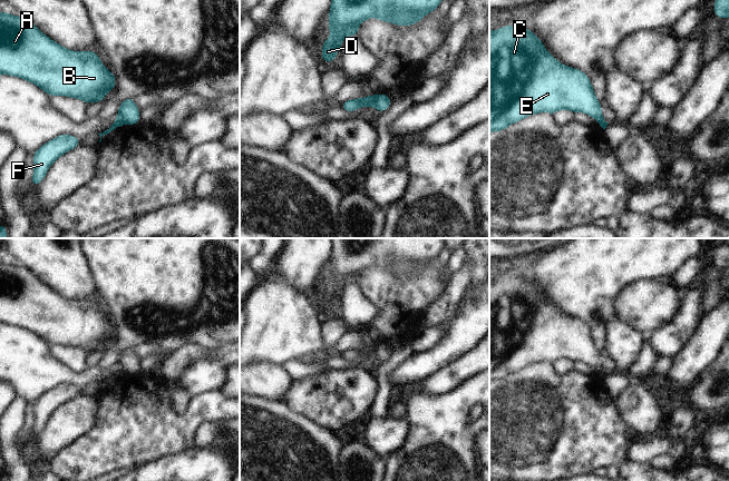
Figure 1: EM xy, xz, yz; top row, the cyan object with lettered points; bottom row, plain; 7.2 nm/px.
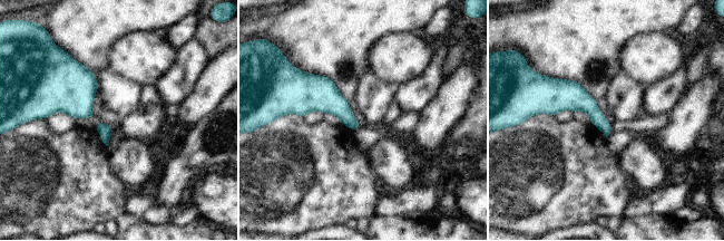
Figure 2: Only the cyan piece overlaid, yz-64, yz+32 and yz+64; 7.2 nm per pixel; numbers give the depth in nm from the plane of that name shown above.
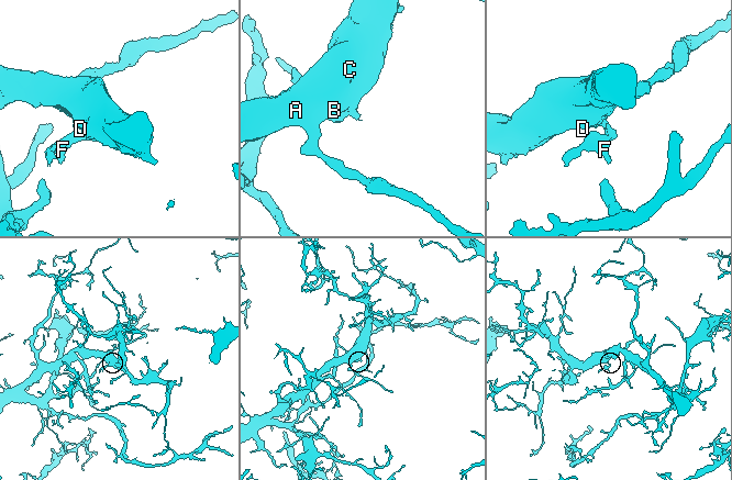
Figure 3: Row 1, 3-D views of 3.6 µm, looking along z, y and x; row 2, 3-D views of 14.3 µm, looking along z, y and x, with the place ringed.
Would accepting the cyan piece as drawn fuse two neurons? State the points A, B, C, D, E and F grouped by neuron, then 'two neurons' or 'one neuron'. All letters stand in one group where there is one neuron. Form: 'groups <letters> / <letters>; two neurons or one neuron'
groups A B C D E / F; two neurons

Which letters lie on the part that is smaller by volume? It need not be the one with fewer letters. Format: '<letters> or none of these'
F

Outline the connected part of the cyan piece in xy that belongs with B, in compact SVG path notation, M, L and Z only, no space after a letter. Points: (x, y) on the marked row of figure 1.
M0 12L0 75L16 76L41 88L49 96L79 98L87 105L105 99L106 94L116 88L114 72L109 72L96 51L71 51L43 35L28 19Z

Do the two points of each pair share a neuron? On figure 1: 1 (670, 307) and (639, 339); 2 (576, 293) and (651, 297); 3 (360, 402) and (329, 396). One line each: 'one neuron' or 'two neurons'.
1: two neurons
2: two neurons
3: one neuron

